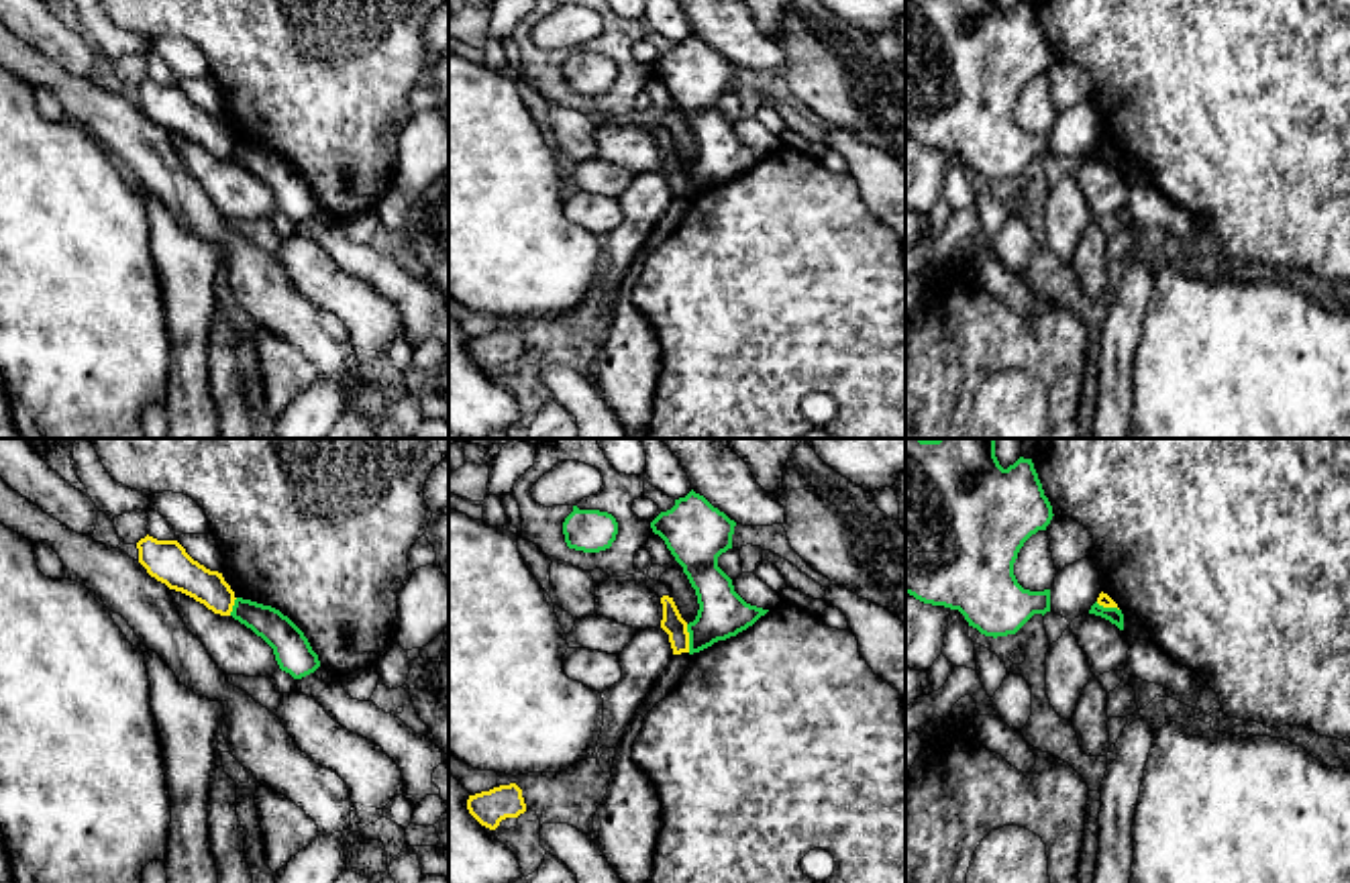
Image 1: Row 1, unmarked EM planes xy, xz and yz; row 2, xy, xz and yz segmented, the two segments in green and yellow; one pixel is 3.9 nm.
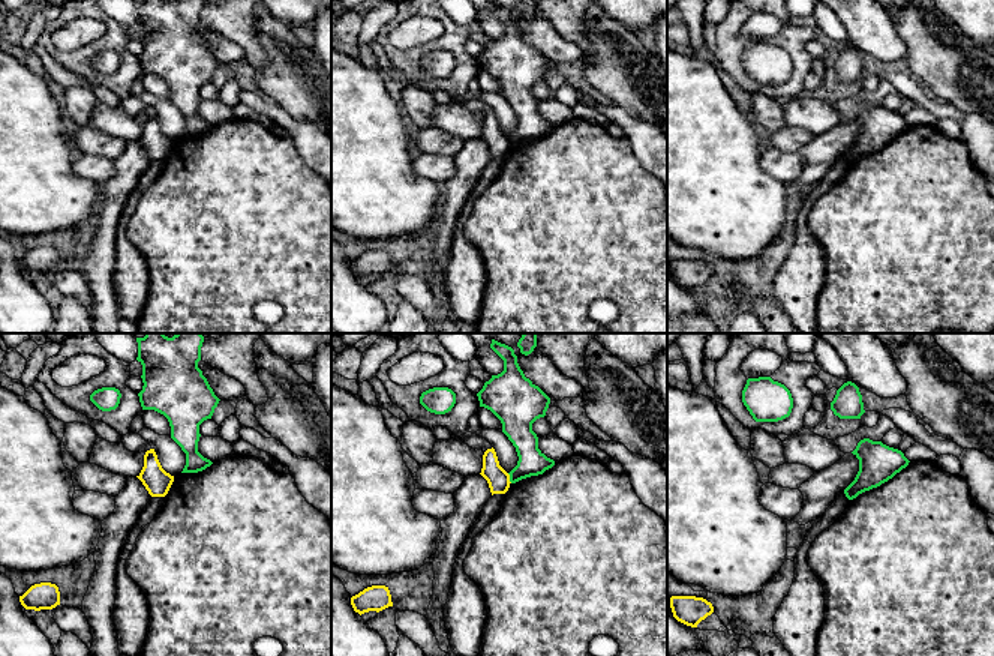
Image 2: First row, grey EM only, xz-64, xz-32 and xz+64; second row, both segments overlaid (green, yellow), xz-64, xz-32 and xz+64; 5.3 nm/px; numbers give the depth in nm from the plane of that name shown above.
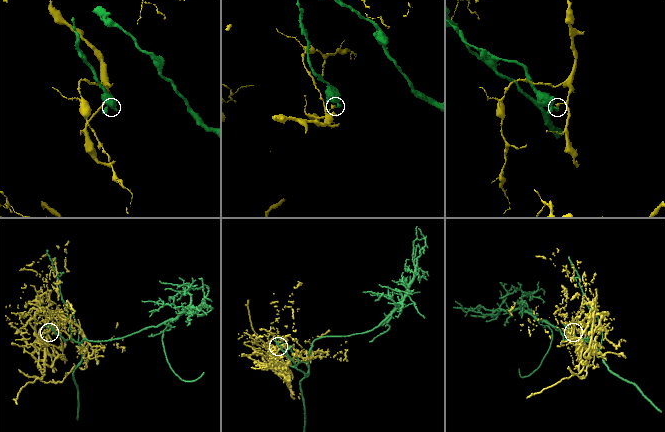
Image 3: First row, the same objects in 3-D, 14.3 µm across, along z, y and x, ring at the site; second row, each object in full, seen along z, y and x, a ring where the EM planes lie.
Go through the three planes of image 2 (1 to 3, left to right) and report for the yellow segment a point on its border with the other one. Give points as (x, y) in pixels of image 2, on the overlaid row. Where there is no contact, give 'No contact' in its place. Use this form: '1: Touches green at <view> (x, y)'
1: No contact
2: Touches green at xz-32 (510, 478)
3: No contact

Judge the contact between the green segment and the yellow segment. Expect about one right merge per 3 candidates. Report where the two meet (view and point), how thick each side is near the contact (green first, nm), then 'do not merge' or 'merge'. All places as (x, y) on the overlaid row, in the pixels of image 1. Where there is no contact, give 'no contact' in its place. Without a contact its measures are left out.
contact xz (690, 639); calibres 190 and 90 nm; do not merge

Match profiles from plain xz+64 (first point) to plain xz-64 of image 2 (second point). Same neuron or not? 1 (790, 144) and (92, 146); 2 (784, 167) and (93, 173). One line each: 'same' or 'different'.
1: same
2: same

